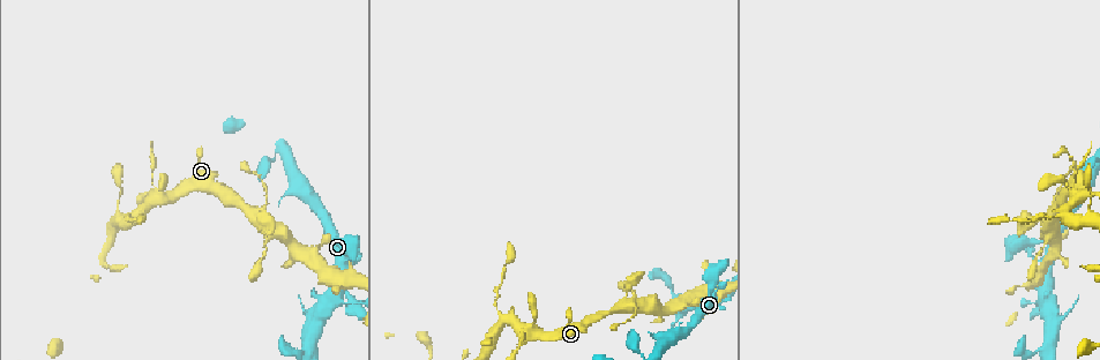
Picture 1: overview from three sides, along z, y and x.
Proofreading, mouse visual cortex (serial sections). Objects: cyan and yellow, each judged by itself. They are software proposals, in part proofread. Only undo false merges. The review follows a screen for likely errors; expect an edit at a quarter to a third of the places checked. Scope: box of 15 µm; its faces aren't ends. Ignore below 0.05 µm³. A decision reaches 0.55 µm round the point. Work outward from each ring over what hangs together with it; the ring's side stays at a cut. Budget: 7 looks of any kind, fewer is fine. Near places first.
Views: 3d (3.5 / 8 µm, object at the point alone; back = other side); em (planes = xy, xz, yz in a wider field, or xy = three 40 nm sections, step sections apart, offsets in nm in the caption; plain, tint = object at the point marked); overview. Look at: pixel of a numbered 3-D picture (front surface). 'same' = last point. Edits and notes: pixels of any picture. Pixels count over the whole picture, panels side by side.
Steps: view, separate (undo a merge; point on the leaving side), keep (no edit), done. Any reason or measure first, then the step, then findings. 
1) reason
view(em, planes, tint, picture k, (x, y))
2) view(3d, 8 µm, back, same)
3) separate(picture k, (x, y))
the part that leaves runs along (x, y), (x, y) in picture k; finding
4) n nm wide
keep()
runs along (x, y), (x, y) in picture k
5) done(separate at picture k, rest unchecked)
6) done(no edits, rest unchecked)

a fork
view(3d, 3.5 µm, picture 1, (1047, 239))

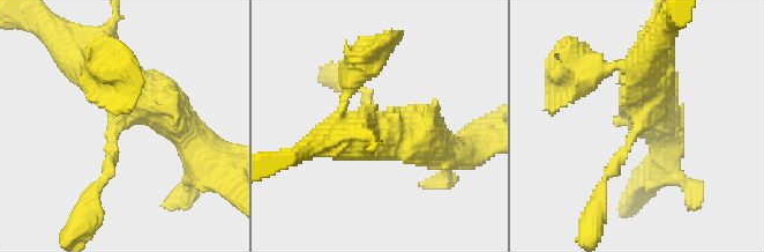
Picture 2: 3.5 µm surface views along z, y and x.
view(em, xy, step 2, tint, picture 2, (642, 113))

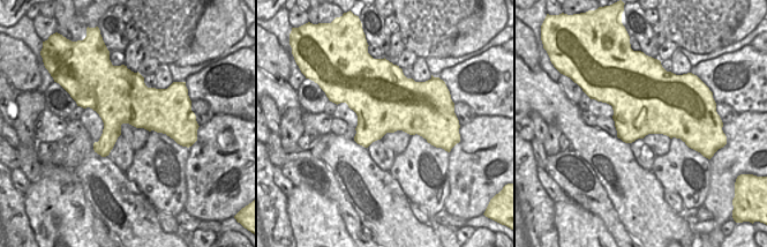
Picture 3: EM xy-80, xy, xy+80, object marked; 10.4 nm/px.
arms of 150, 500, 500 nm
keep()
runs along (75, 49), (195, 141) in picture 2; continuous, no second cell

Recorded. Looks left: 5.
arms part here
view(3d, 3.5 µm, picture 1, (1065, 216))

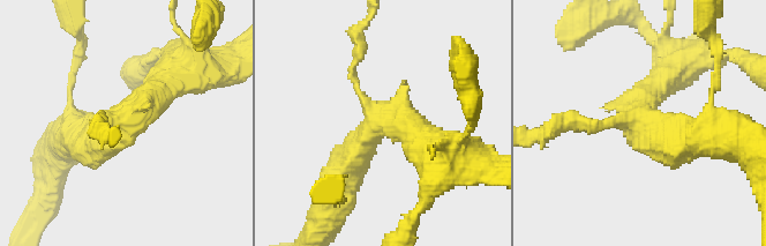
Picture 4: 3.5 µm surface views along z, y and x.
3 arms; arms of 150, 400, 500 nm
view(em, planes, tint, picture 4, (384, 120))

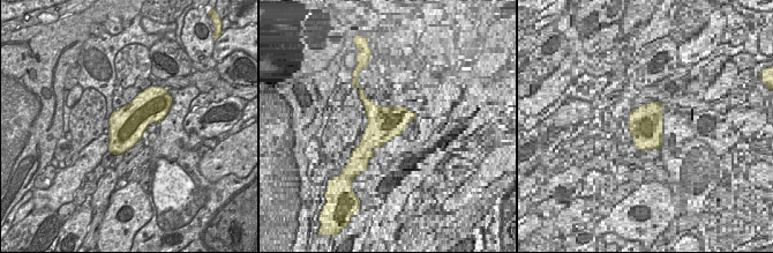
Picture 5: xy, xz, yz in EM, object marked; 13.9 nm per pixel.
view(em, xy, step 5, tint, same)

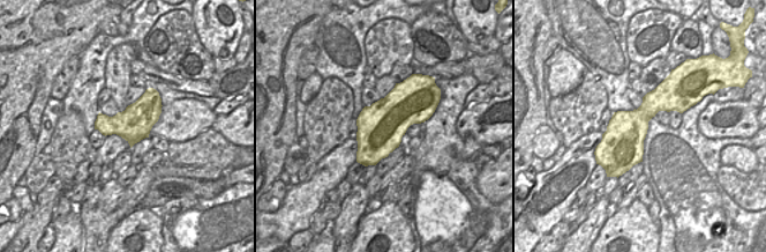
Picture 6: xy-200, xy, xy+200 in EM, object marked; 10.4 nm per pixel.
keep()
runs along (174, 74), (104, 142), (87, 138) in picture 4; one cell here

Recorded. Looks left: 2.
looks like a crossing
view(3d, 3.5 µm, picture 1, (343, 291))

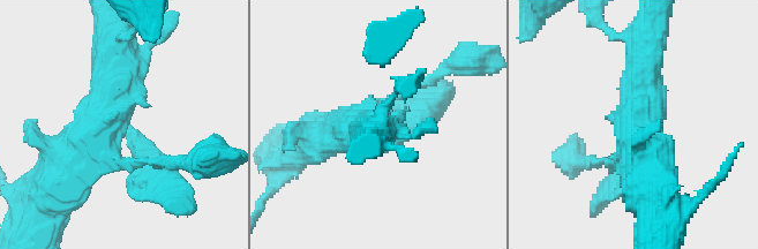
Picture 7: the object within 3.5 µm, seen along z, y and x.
4 arms; arms of 200, 250, 450, 500 nm; shape alone is not enough
view(em, xy, step 2, tint, picture 7, (119, 119))

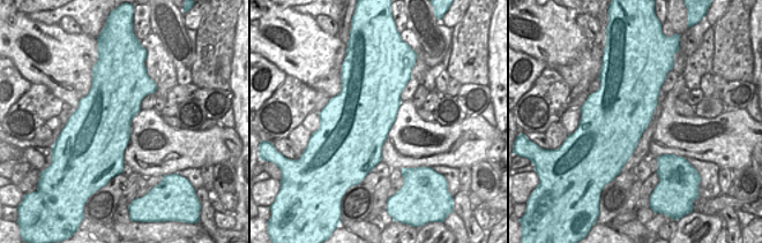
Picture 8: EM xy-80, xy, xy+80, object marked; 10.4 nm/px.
keep()
runs along (112, 31), (109, 98), (66, 173) in picture 7; all the same cell

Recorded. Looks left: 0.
done(no edits, rest unchecked)

